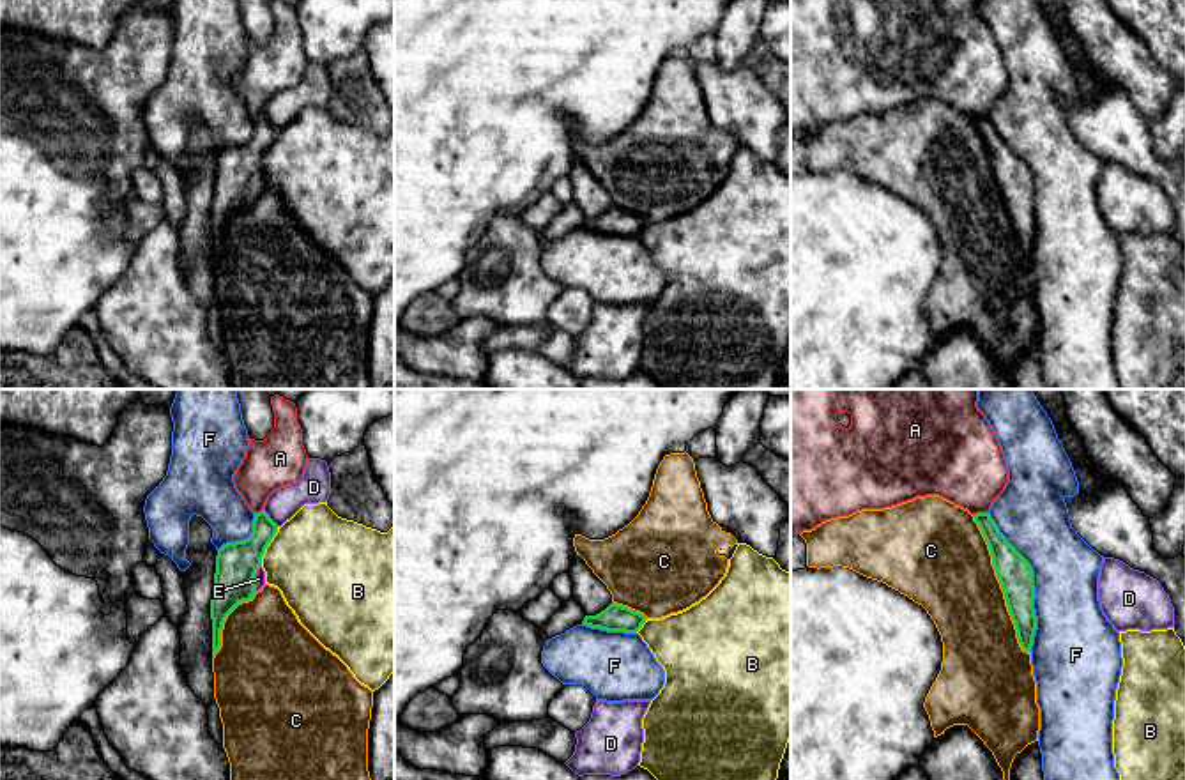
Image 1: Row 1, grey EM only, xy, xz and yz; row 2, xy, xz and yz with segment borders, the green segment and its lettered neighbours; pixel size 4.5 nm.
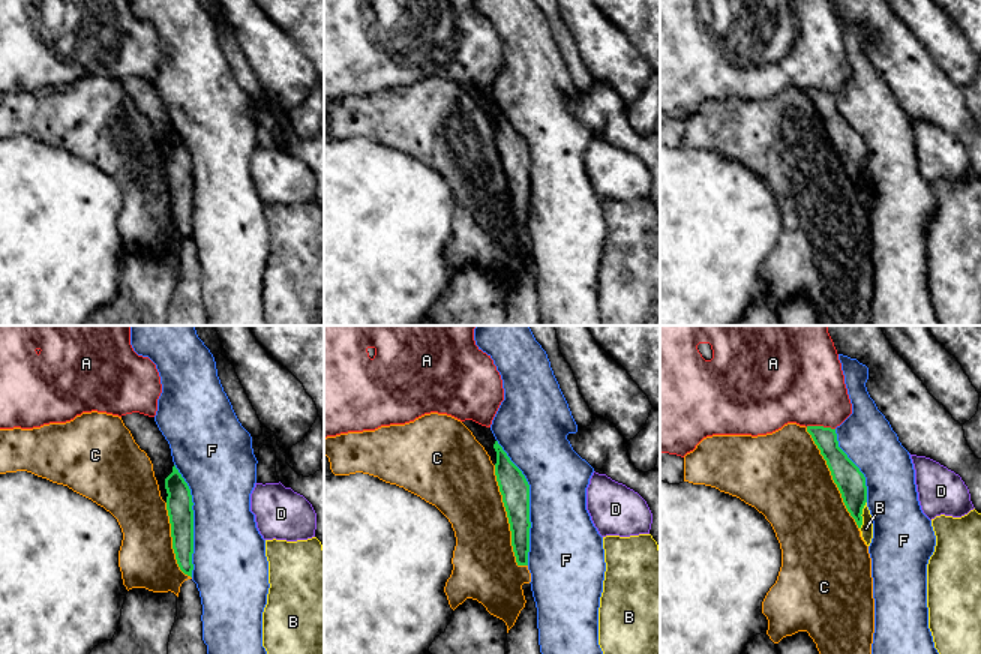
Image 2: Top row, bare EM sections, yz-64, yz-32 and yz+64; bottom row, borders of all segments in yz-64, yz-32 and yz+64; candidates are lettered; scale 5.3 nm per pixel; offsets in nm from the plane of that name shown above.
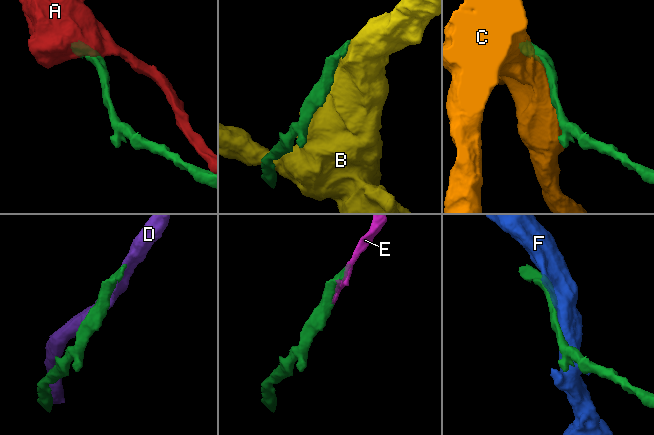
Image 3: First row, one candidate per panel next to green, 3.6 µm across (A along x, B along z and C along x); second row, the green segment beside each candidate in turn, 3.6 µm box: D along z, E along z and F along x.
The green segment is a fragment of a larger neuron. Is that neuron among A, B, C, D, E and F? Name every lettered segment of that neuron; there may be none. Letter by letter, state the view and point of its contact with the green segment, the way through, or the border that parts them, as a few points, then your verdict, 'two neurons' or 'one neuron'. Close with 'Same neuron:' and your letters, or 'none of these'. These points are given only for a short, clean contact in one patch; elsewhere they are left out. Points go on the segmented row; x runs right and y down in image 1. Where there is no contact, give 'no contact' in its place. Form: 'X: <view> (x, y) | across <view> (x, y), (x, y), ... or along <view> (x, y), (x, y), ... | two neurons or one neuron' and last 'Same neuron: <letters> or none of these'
A: yz (980, 513) | two neurons
B: xy (267, 545) | two neurons
C: yz (1001, 586) | two neurons
D: xy (269, 519) | two neurons
E: xy (253, 577) | one neuron
F: yz (1032, 582) | two neurons
Same neuron: E

